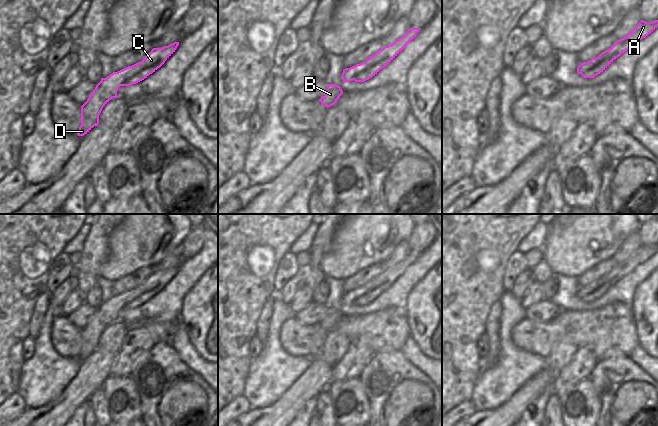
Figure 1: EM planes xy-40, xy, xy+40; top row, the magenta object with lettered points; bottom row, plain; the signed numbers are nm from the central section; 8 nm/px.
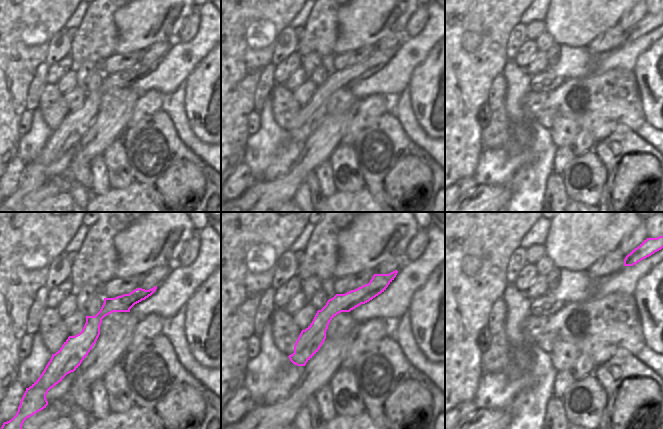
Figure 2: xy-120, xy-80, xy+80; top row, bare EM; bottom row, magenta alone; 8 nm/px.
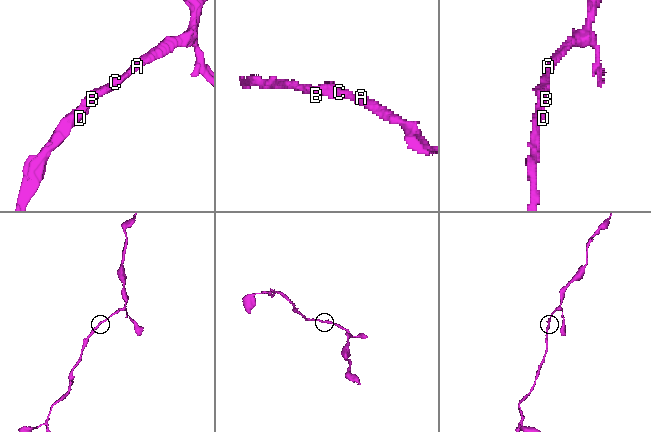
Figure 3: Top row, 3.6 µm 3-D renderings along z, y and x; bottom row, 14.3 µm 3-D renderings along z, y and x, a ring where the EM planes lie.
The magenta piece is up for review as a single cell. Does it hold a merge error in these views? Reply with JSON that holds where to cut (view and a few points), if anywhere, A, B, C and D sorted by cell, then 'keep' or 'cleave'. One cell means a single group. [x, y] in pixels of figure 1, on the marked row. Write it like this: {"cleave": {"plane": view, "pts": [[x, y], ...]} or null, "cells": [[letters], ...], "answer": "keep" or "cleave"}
{"cleave": null, "cells": [["A", "B", "C", "D"]], "answer": "keep"}

